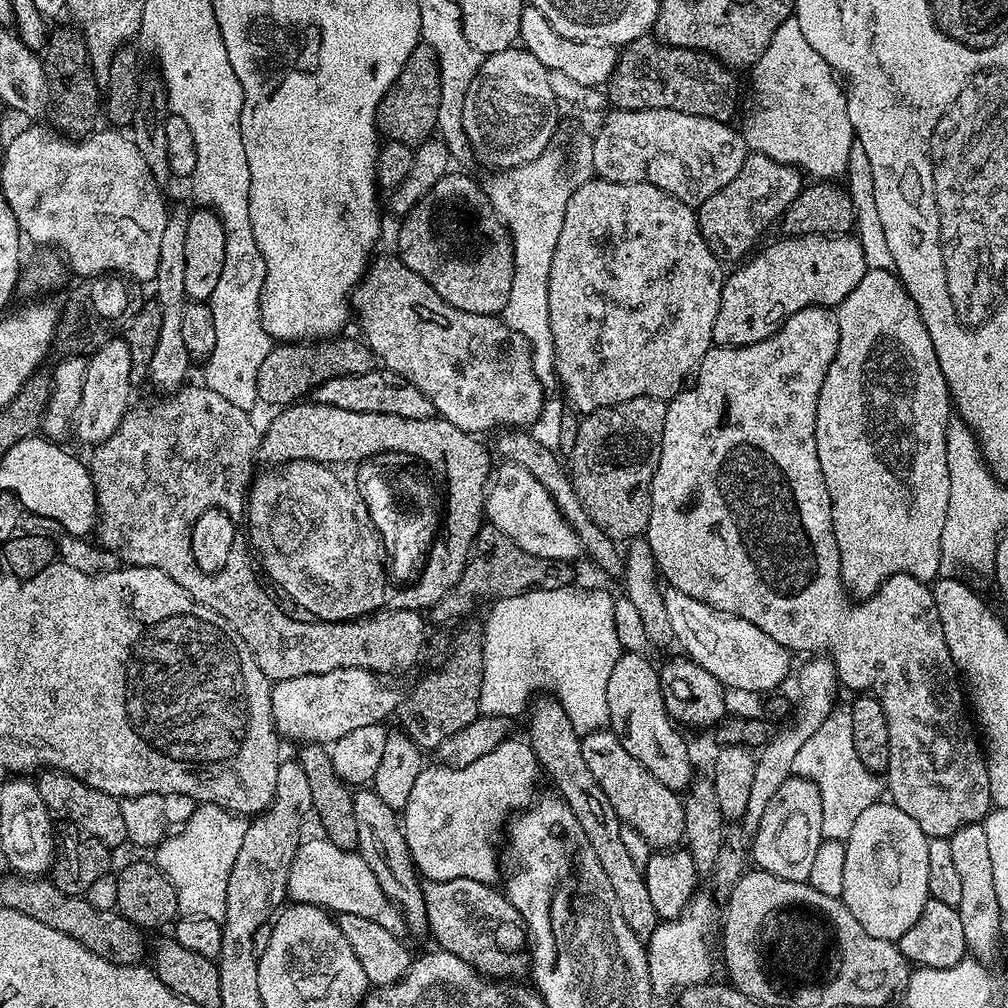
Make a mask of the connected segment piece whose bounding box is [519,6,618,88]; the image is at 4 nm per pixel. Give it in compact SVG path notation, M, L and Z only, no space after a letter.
M525 7L522 10L522 22L520 23L519 43L542 62L549 72L562 71L568 77L574 78L583 86L600 88L607 85L609 78L614 74L614 66L618 55L617 49L610 44L598 44L590 40L571 40L562 38L550 22L542 14L542 10Z

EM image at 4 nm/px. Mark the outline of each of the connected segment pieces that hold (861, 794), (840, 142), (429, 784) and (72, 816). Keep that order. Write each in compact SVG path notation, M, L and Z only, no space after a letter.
M833 707L832 713L822 722L822 726L818 726L818 730L814 730L814 734L810 734L809 740L802 745L802 750L798 750L798 754L795 756L792 770L795 775L805 776L806 779L814 781L818 786L822 798L822 830L825 840L844 842L854 829L854 822L870 806L881 799L882 780L877 773L870 771L862 764L862 758L858 756L858 750L855 749L854 722L851 711L847 707L840 707Z
M790 18L774 30L770 46L762 50L762 58L750 69L752 75L752 93L748 96L748 109L744 112L742 135L752 152L774 158L774 162L791 164L801 173L812 175L816 182L836 182L848 171L848 159L854 143L854 133L850 126L848 113L848 93L832 67L806 42L802 35L802 26L795 18Z
M505 738L498 746L494 746L494 750L490 750L490 754L482 754L482 758L474 758L474 762L461 768L443 762L437 765L437 768L425 766L422 774L418 774L414 787L410 790L410 802L406 802L402 810L402 827L412 863L428 882L477 880L480 884L492 884L500 872L500 864L496 861L496 835L499 832L501 835L513 814L533 803L537 795L536 783L540 776L542 780L540 762L527 739Z
M44 770L35 777L34 783L38 794L42 794L42 802L46 802L49 812L57 821L69 820L73 829L98 838L98 842L116 850L120 843L128 840L126 825L122 819L122 806L115 796L102 790L94 790L94 786L86 786L77 776L68 776L65 772Z

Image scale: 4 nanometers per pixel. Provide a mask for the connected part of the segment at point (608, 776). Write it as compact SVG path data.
M610 730L591 732L581 739L580 745L586 766L590 766L606 798L610 798L610 806L614 806L620 823L638 830L653 850L675 849L684 839L686 826L684 801L678 793L662 786L662 782L658 782L658 778L654 778L638 758L634 758L634 754L627 752L626 746L622 746Z

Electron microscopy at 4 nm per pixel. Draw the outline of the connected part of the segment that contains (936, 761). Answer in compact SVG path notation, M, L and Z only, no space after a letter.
M830 308L798 310L790 318L786 318L770 338L754 342L750 346L709 348L694 373L692 388L690 384L667 401L666 430L662 430L662 454L658 458L658 470L652 483L652 505L646 539L656 558L659 575L666 581L667 587L682 590L682 594L690 594L690 598L698 598L698 602L706 602L719 612L734 614L738 618L746 618L746 622L754 622L754 626L766 630L770 638L774 638L793 654L799 652L827 654L836 668L836 679L843 687L845 684L846 687L853 688L853 693L876 696L882 702L882 708L886 710L886 724L890 730L890 762L886 773L887 795L889 792L891 802L906 814L910 814L929 838L947 838L953 836L962 826L981 823L994 807L990 794L986 752L978 739L977 729L966 711L966 692L957 673L954 658L950 658L950 646L946 646L946 634L942 634L942 622L938 622L938 606L934 606L931 587L925 581L905 572L890 577L874 595L859 602L853 599L848 589L844 587L844 578L840 573L838 542L834 538L830 494L826 490L826 478L822 478L822 466L818 462L816 445L818 396L830 370L830 362L834 362L837 354L838 318L835 311Z

